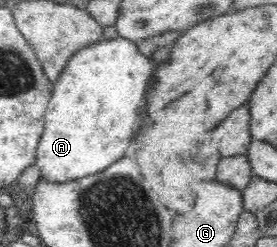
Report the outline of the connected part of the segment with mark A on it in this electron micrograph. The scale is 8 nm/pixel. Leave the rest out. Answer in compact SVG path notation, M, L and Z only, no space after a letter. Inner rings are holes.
M123 37L101 39L71 56L54 82L53 94L46 108L45 128L35 156L35 164L40 170L39 180L55 183L77 180L101 172L123 158L140 124L139 110L145 102L153 68L152 59L141 54L135 42Z

